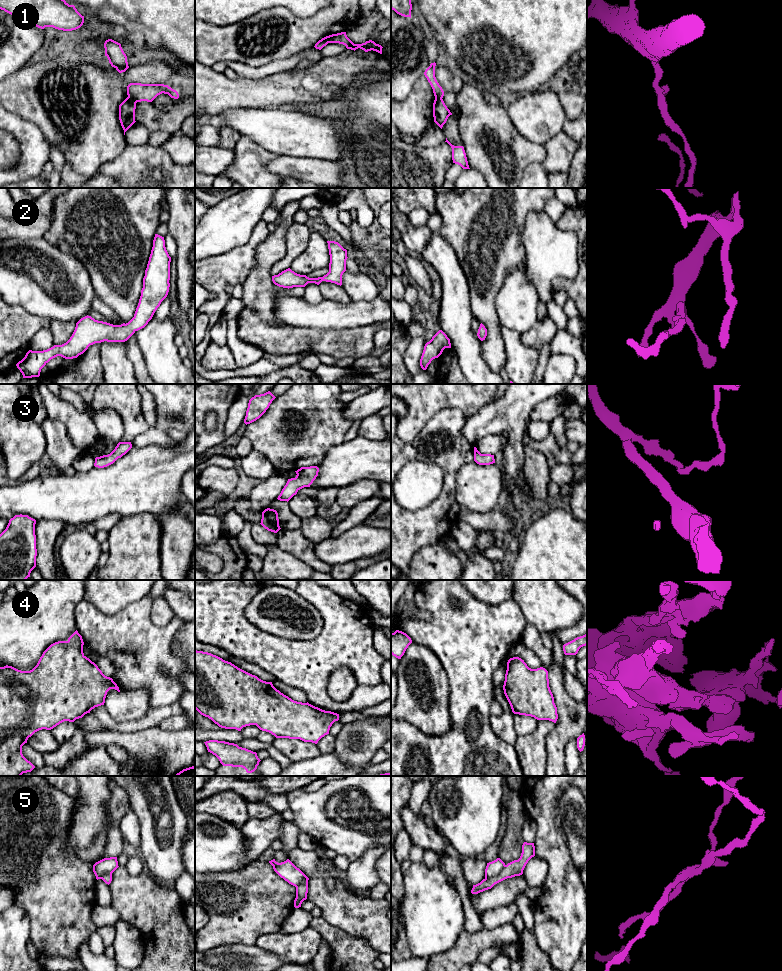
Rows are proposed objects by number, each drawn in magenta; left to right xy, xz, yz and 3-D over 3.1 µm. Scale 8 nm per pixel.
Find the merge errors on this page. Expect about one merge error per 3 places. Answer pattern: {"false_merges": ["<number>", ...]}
{"false_merges": ["1", "5"]}

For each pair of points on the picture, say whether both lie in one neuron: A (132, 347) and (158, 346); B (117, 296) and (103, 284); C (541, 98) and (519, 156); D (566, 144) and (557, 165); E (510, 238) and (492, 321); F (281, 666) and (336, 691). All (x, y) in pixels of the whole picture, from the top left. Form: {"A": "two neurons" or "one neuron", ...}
{"A": "two neurons", "B": "one neuron", "C": "two neurons", "D": "one neuron", "E": "one neuron", "F": "two neurons"}

